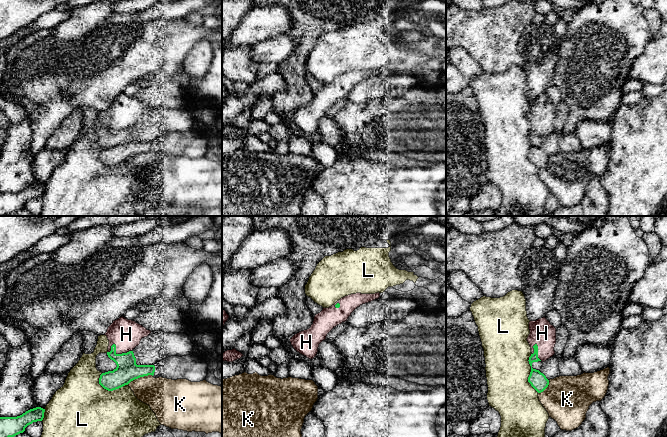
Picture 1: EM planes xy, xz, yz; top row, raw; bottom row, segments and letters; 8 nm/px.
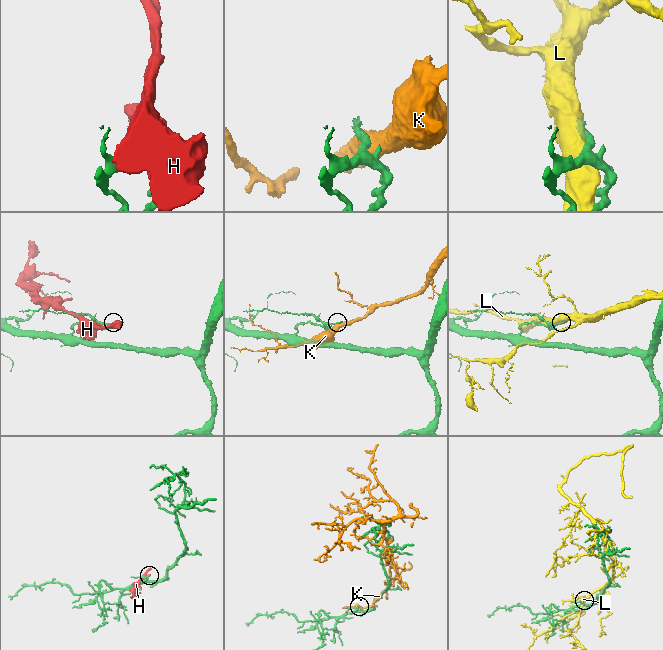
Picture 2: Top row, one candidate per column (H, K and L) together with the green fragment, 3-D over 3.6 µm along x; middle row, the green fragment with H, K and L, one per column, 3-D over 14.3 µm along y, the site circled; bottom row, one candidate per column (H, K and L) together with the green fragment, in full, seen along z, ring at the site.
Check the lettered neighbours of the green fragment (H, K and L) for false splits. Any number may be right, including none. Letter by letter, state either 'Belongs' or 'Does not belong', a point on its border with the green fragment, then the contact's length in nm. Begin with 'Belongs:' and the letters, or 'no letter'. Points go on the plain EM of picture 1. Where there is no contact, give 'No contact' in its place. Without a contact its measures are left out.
Belongs: no letter
H: Does not belong. Touches green at xy (115, 127). Shared border 190 nm
K: Does not belong. Touches green at xy (139, 153). Shared border 220 nm
L: Does not belong. Touches green at xy (111, 166). Shared border 240 nm

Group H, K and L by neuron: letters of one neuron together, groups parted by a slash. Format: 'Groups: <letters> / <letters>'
Groups: H / K / L

